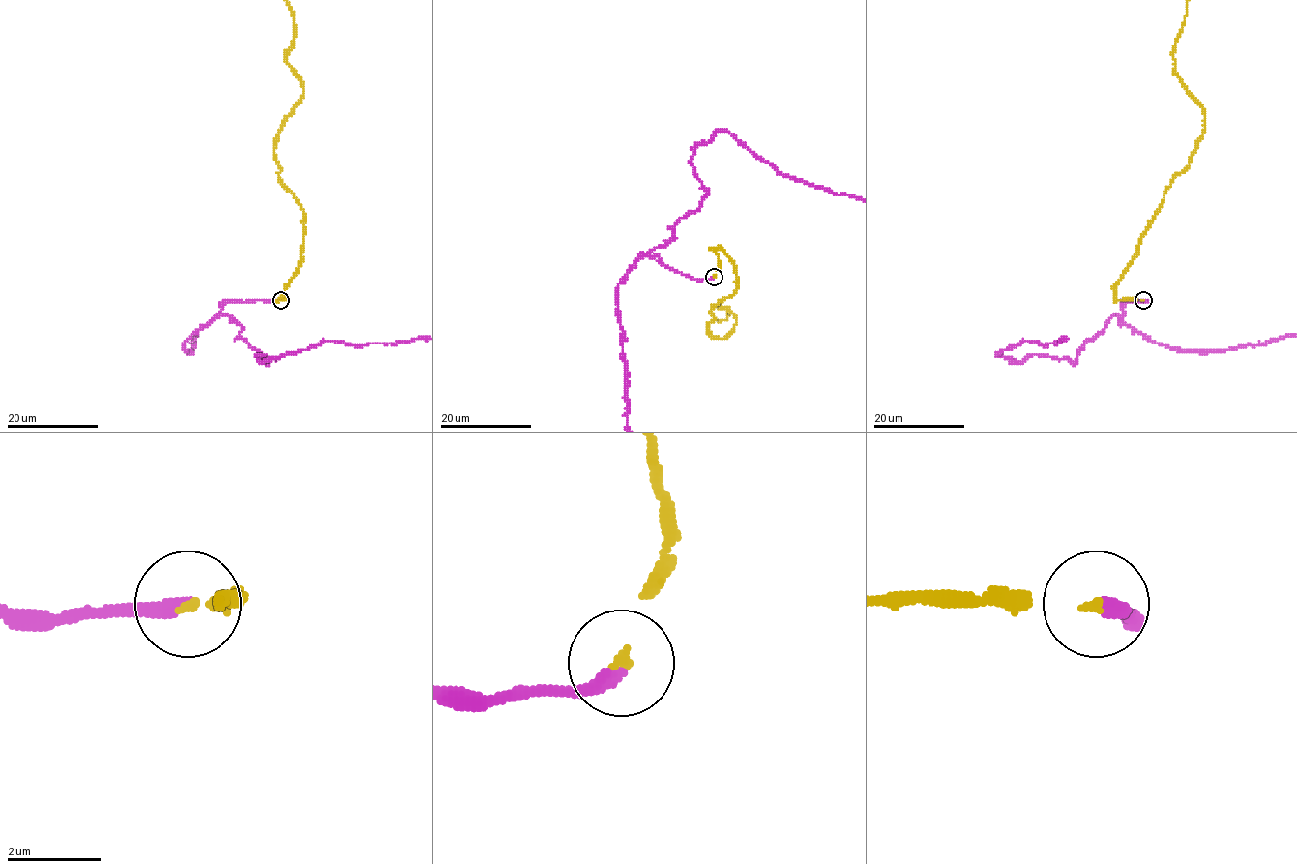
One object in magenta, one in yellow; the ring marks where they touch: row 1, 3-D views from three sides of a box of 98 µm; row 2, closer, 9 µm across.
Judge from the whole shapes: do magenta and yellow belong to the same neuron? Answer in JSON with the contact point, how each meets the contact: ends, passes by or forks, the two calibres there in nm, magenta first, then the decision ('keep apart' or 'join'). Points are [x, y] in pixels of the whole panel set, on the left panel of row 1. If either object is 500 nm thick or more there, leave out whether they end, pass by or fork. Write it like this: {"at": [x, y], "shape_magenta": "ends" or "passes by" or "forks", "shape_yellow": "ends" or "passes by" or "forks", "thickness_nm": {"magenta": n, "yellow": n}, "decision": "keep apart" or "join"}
{"at": [280, 300], "shape_magenta": "ends", "shape_yellow": "ends", "thickness_nm": {"magenta": 300, "yellow": 140}, "decision": "join"}

